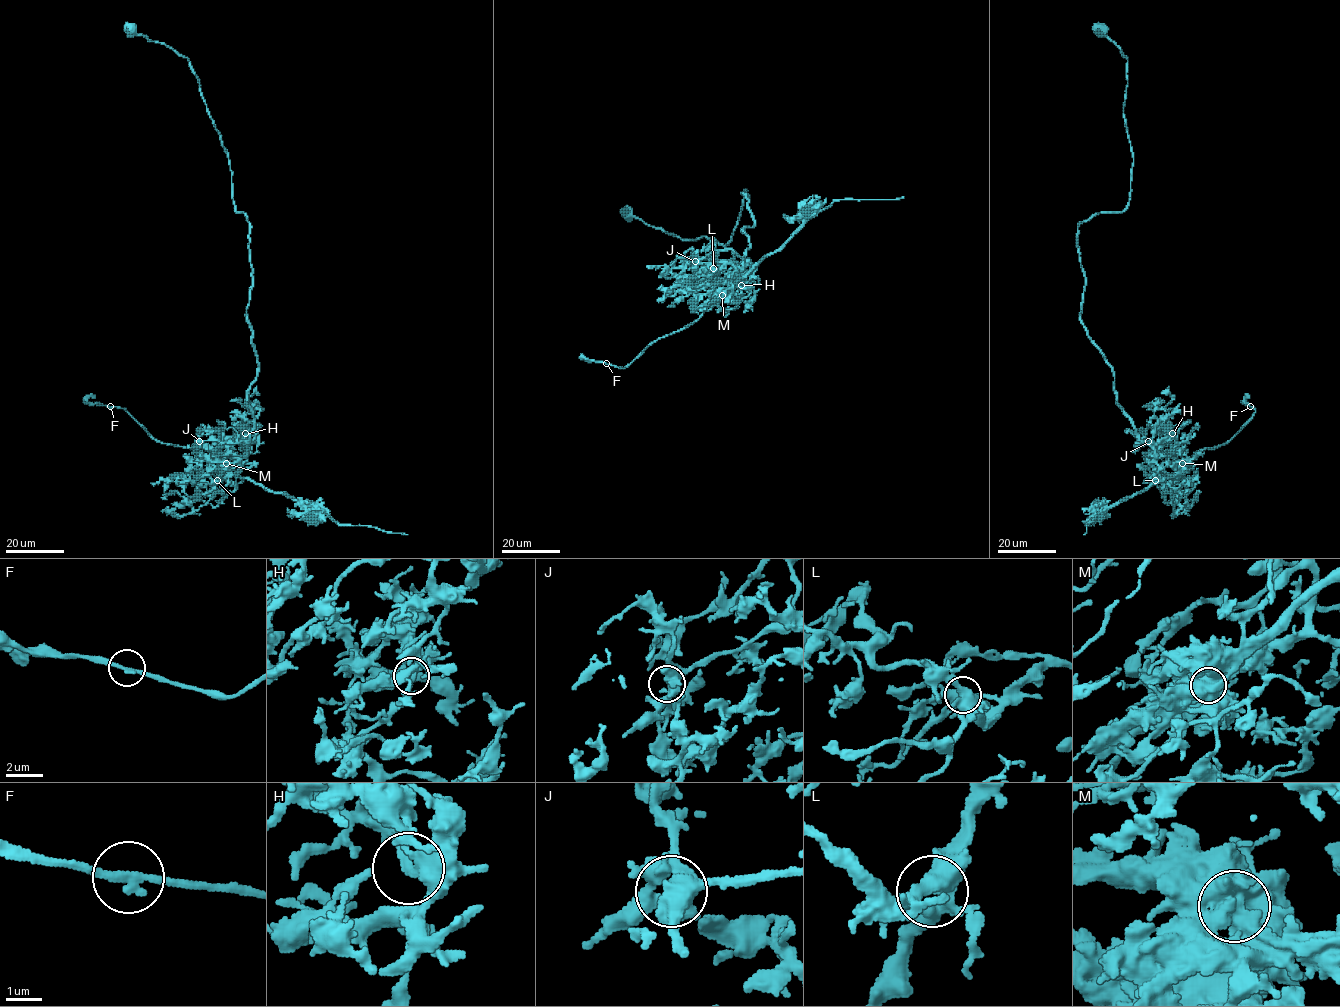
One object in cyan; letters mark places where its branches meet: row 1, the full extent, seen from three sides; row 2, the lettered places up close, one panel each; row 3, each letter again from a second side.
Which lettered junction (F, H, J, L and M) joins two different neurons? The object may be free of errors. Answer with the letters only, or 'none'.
M

